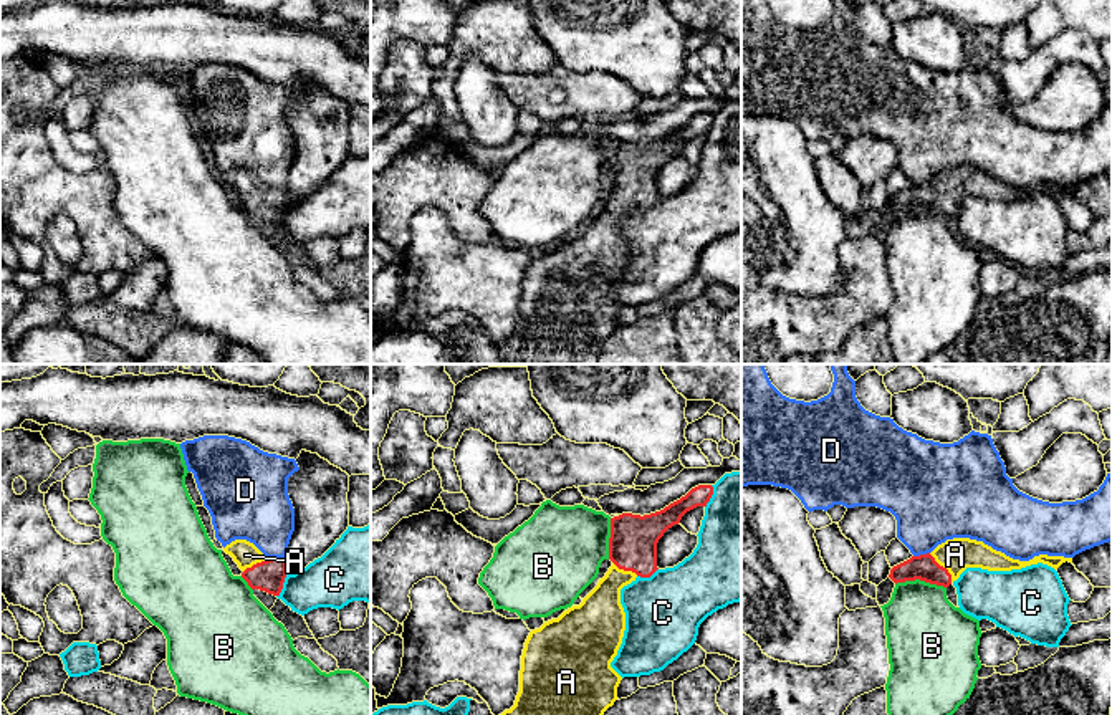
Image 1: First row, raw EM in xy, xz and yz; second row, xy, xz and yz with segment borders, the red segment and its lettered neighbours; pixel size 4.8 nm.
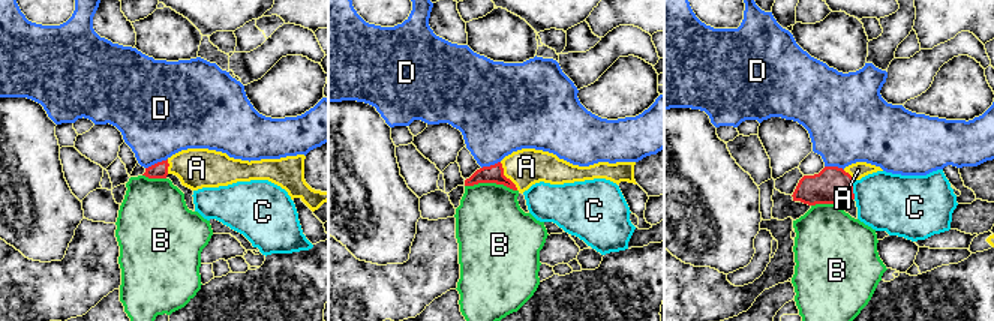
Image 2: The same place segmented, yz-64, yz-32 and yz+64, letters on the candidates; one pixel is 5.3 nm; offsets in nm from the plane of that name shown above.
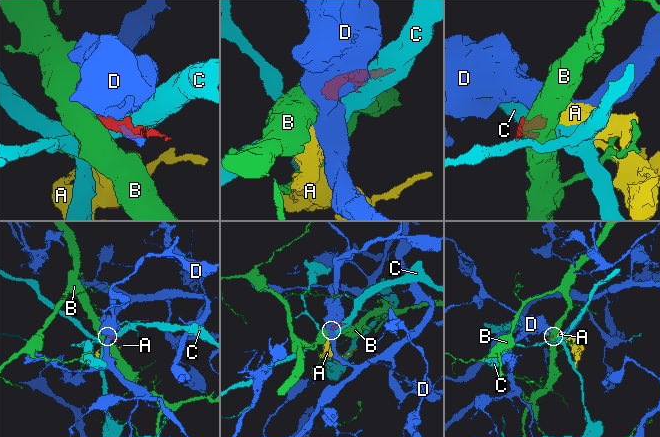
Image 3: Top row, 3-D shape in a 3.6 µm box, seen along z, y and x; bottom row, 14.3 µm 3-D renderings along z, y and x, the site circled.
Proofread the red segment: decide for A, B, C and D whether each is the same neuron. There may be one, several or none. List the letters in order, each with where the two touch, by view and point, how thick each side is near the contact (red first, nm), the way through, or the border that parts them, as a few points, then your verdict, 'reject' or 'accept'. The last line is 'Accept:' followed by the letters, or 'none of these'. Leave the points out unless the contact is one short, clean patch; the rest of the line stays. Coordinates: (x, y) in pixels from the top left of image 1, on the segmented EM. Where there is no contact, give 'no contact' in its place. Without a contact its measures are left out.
A: yz (942, 566) | 120/160 nm | across yz (925, 568), (942, 566), (955, 555) | accept
B: yz (920, 580) | 120/380 nm | along yz (896, 583), (920, 580), (945, 588) | reject
C: xy (282, 585) | 150/260 nm | reject
D: xy (275, 558) | 150/320 nm | along xy (283, 556), (268, 560) | reject
Accept: A

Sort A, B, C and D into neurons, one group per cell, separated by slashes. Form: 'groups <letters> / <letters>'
groups A / B / C / D

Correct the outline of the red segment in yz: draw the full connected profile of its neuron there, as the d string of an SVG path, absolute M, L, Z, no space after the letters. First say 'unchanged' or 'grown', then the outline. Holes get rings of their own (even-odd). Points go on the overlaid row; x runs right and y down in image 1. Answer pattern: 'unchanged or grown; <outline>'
grown; M953 538L938 545L932 553L912 556L894 566L889 578L895 584L920 579L948 588L966 568L1011 571L1042 563L1057 569L1066 561L1072 563L1072 558L1039 554L1029 561L1019 561L993 549L983 541Z

